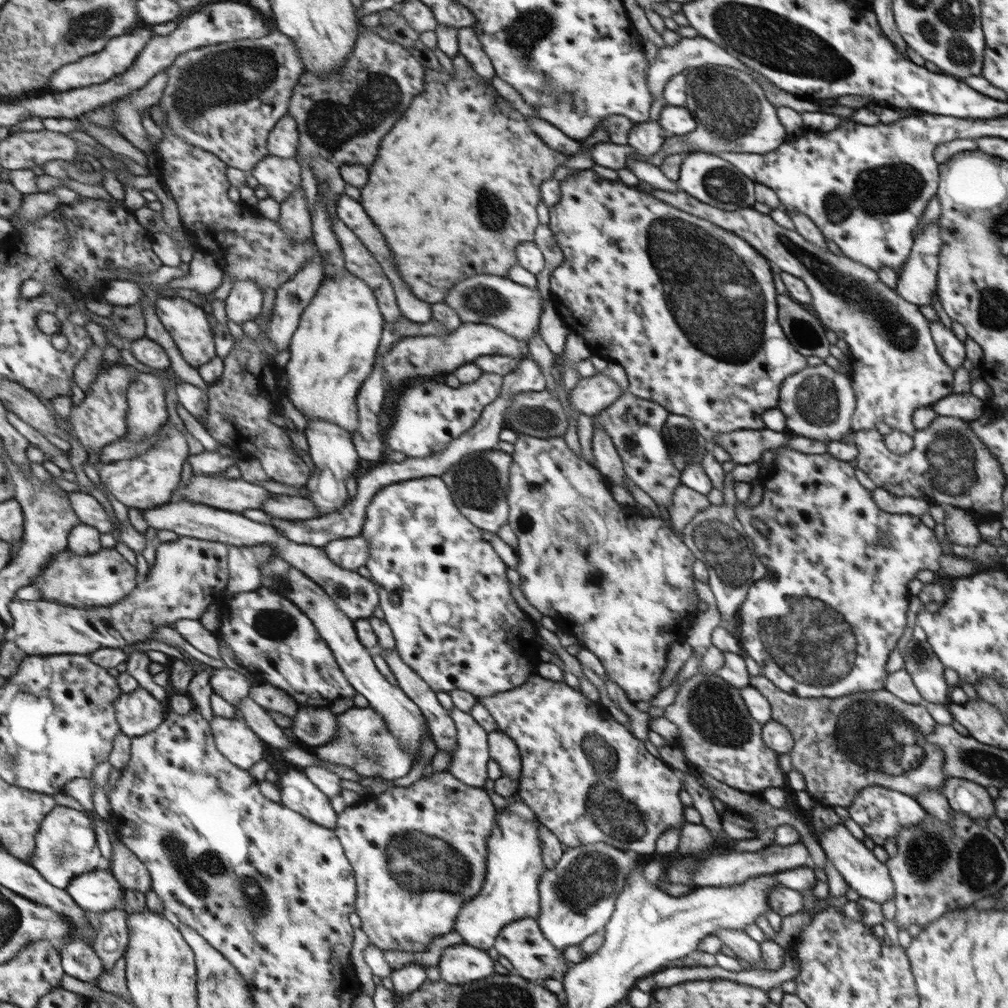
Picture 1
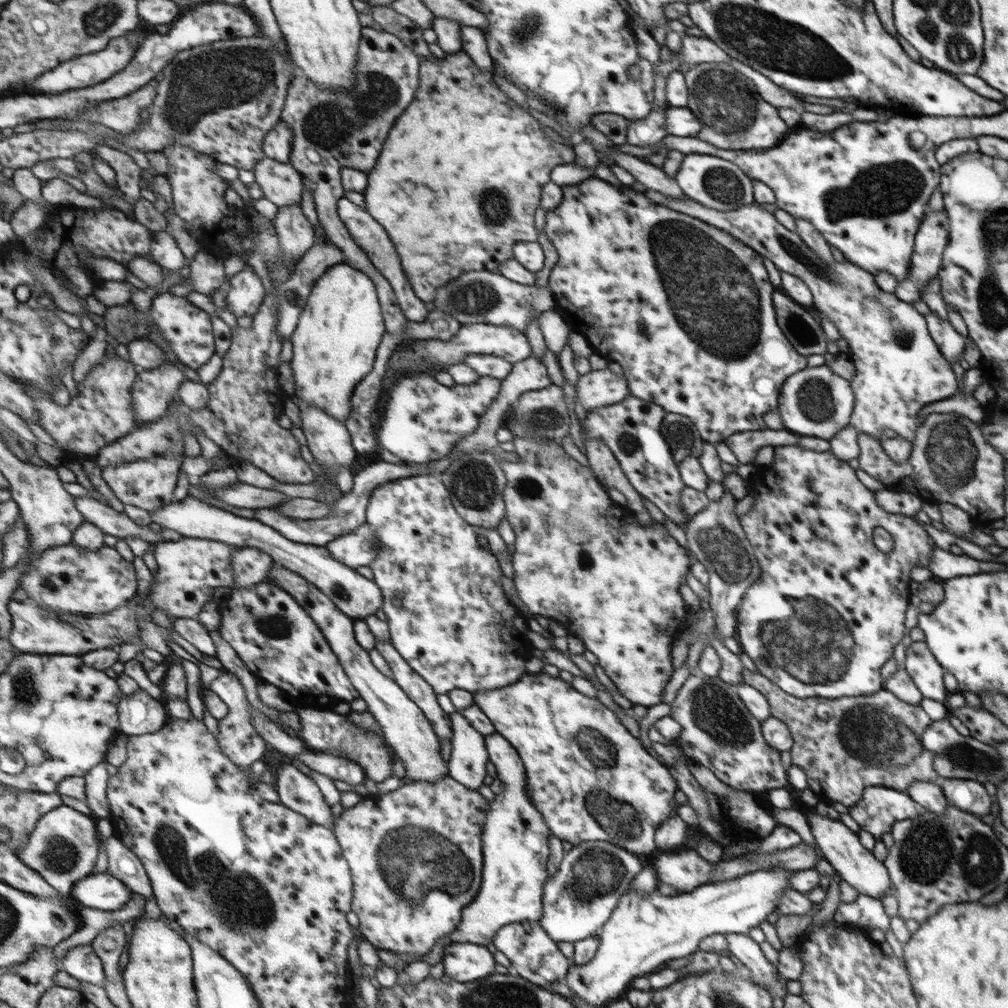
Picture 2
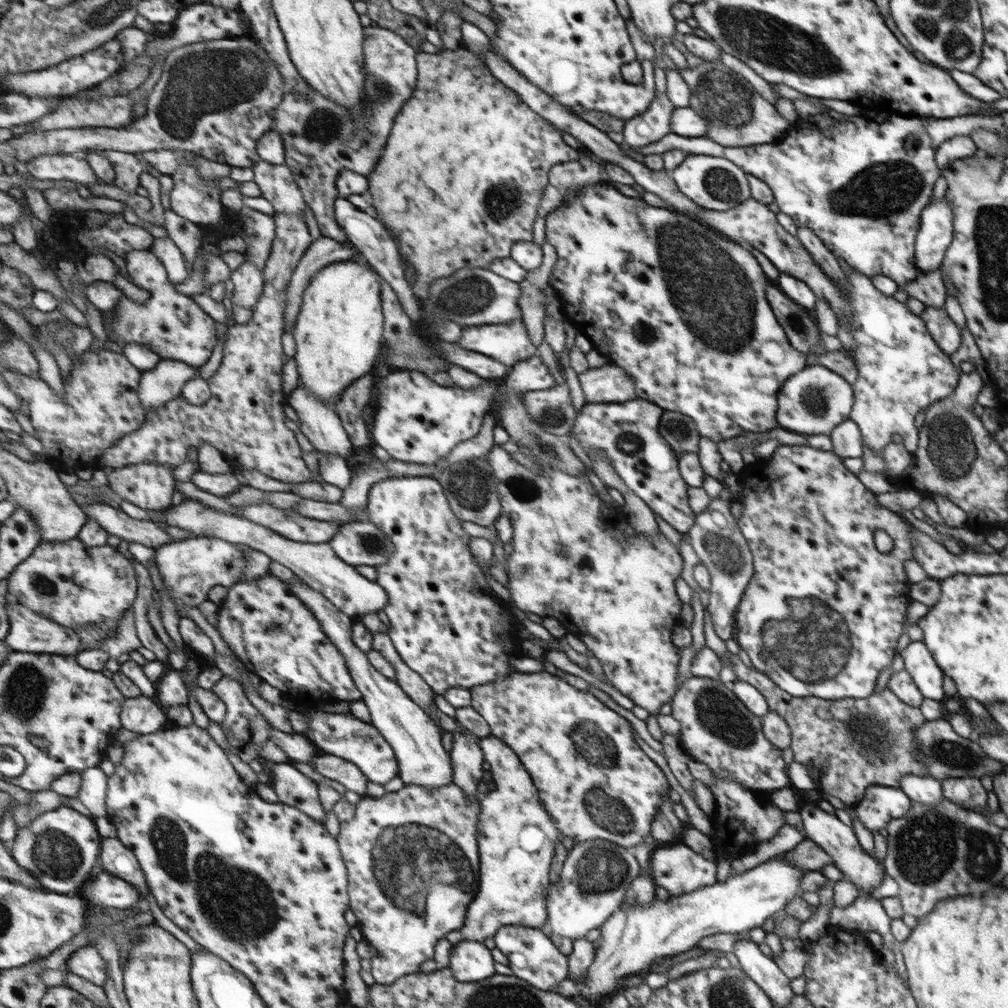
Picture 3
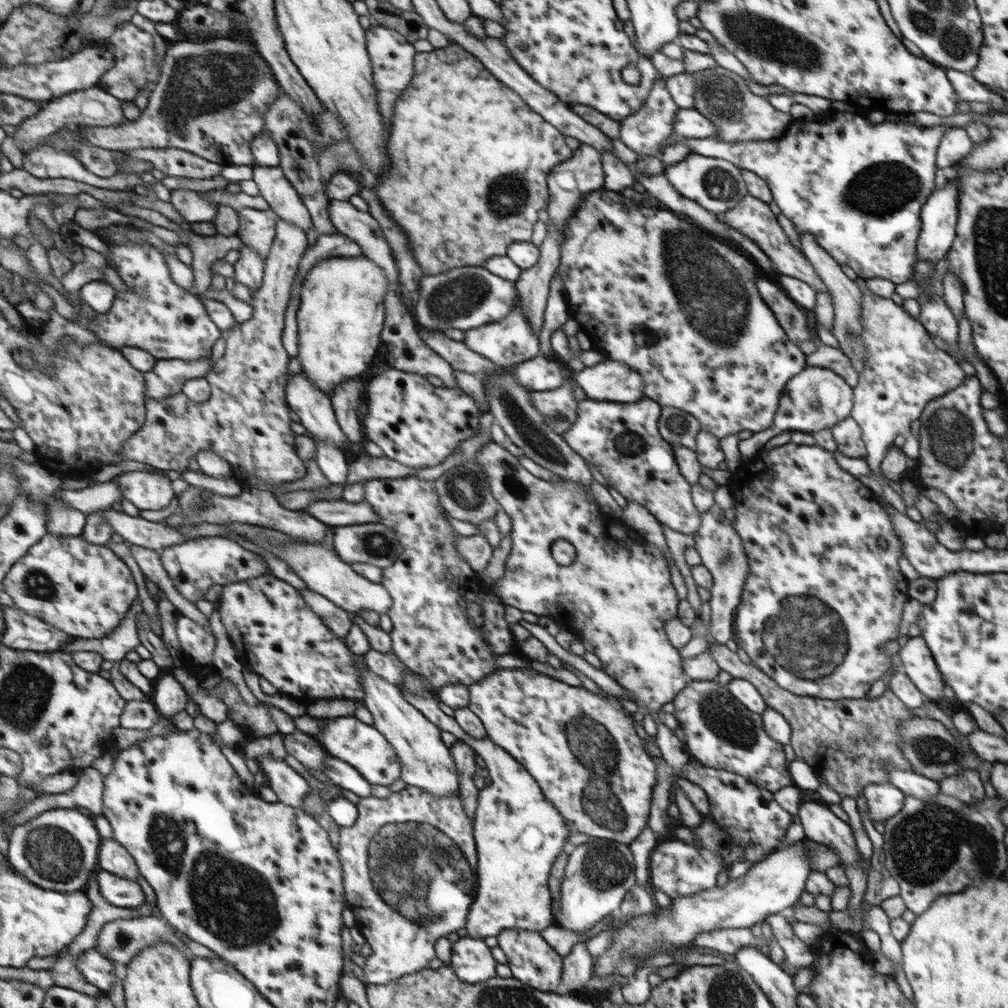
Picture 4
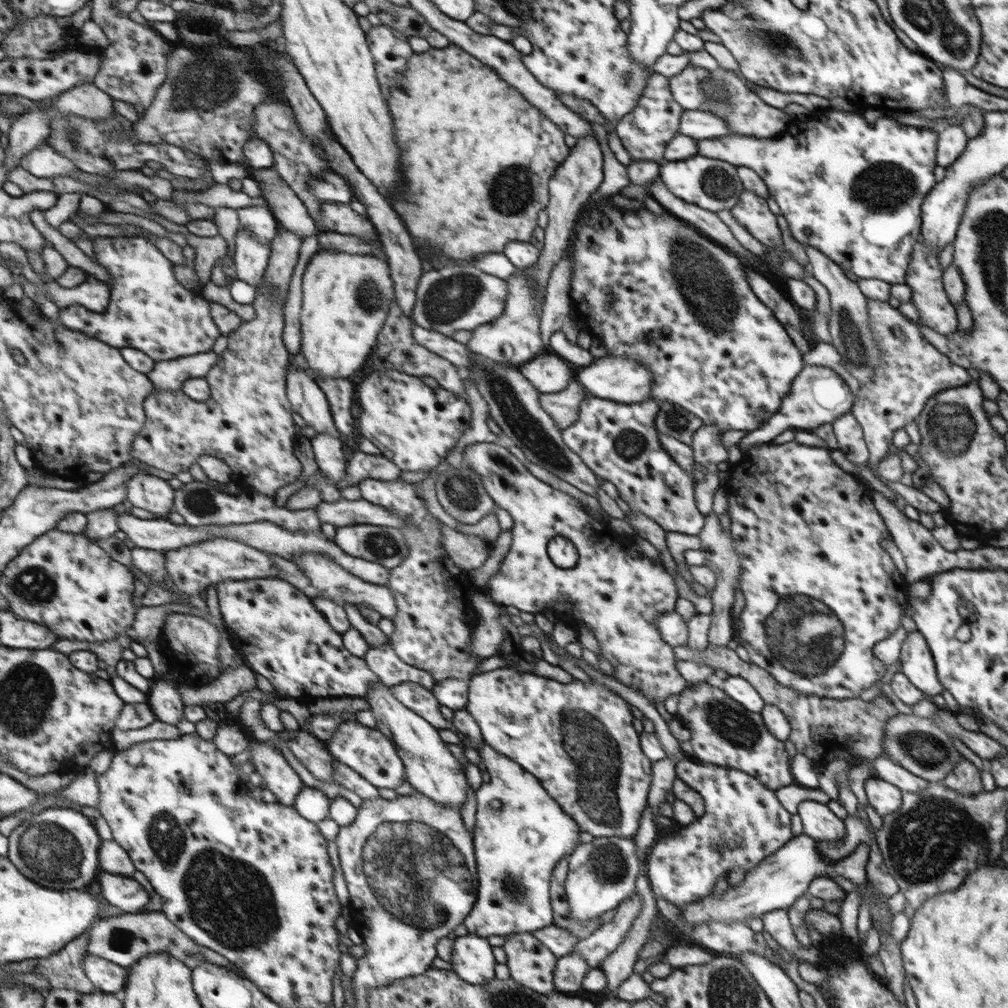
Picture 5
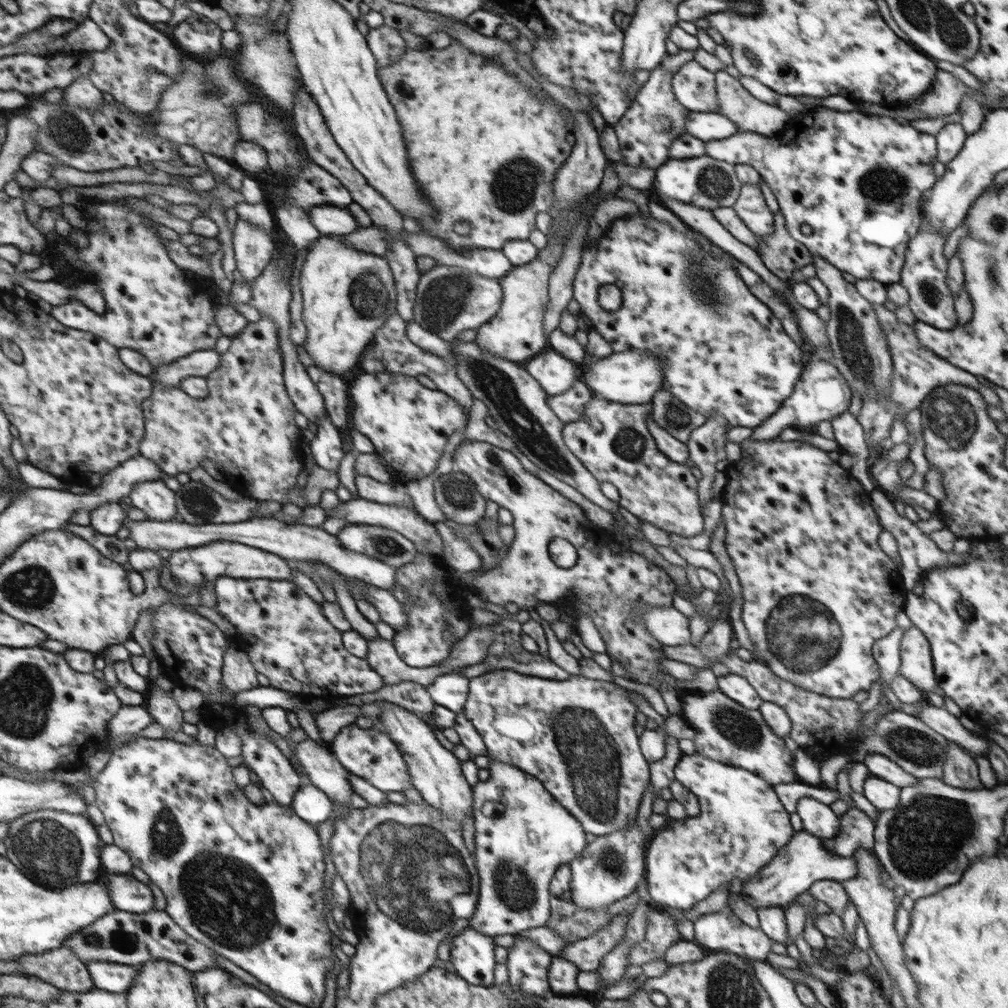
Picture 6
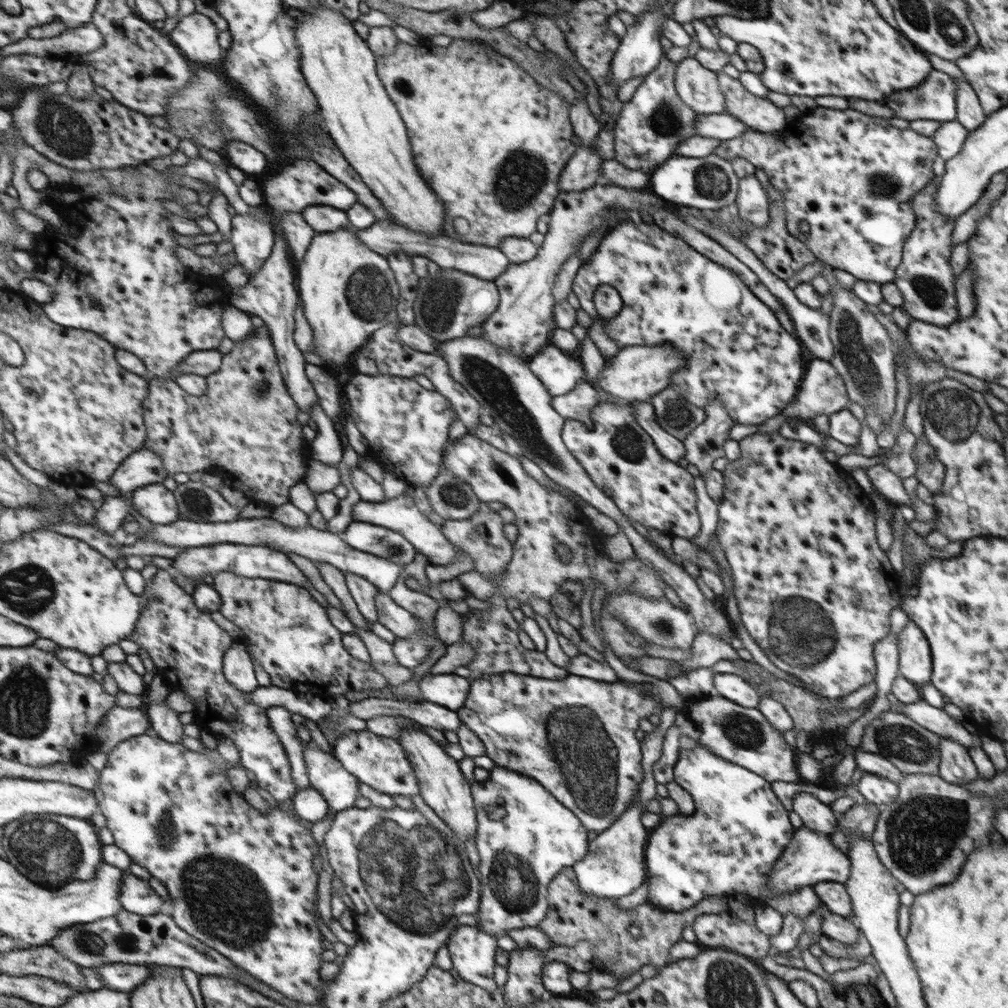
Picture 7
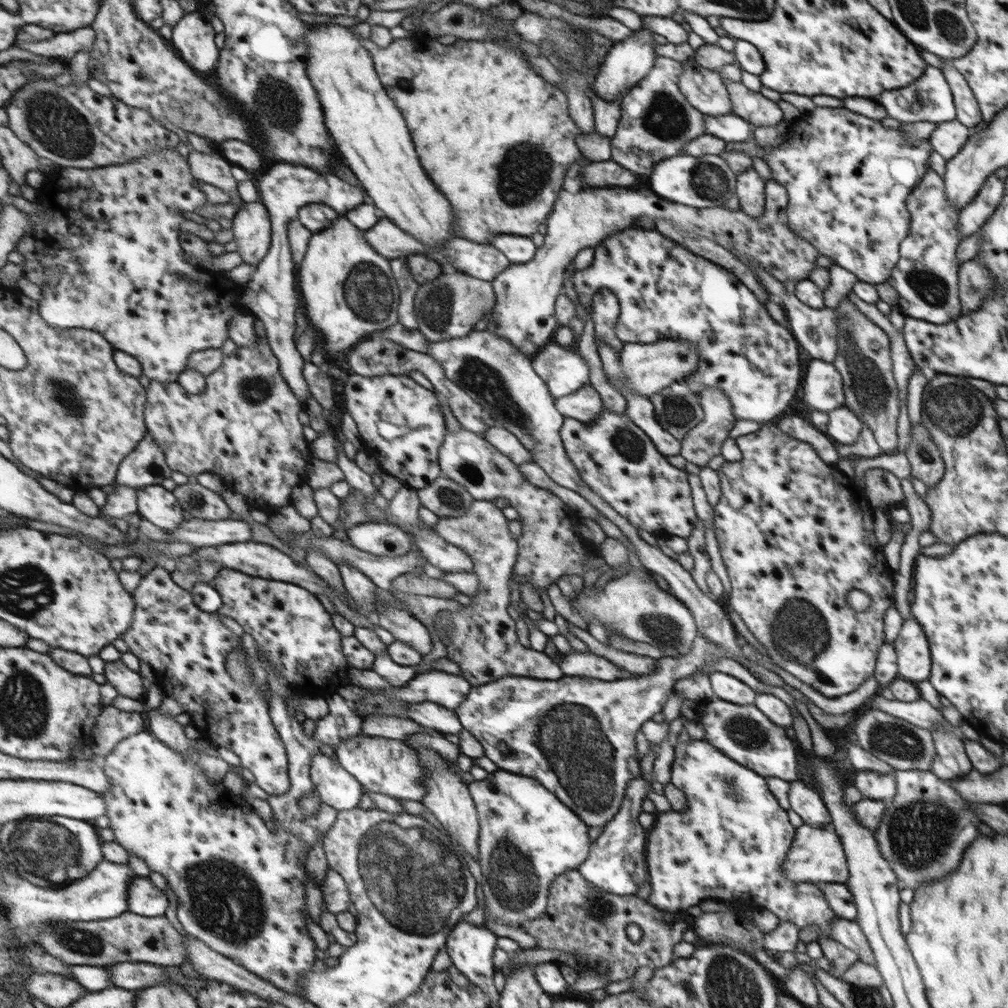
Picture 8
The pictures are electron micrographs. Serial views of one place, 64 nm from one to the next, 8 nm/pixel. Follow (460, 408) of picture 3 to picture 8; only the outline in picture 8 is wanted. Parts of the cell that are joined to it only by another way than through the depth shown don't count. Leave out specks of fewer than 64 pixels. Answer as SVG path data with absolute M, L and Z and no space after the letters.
M353 373L345 385L345 402L347 410L357 422L363 451L376 458L379 466L388 474L396 476L406 486L421 489L440 477L440 450L445 444L444 416L440 412L435 392L430 392L417 383L409 375L384 375L378 377L364 377Z

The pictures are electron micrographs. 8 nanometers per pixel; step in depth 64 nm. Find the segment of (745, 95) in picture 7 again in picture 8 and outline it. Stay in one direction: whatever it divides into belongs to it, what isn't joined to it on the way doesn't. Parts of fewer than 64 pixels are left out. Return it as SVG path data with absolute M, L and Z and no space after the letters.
M724 82L732 102L732 114L742 117L755 128L775 126L783 119L783 112L777 102L768 100L760 92L749 90L746 85Z

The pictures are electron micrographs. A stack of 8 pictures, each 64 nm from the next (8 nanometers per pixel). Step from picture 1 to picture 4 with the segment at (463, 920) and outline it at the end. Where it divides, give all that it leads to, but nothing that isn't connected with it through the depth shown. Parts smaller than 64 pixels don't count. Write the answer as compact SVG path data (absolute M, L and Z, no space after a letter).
M400 686L404 698L409 700L426 718L437 724L441 730L451 732L476 750L486 763L492 782L478 795L474 815L473 834L479 856L477 872L480 888L477 898L468 914L466 932L470 938L498 936L505 930L548 929L553 924L553 899L548 880L558 854L569 849L570 828L553 802L545 797L541 785L504 747L490 738L472 738L460 728L454 717L442 712L434 692L411 692Z

